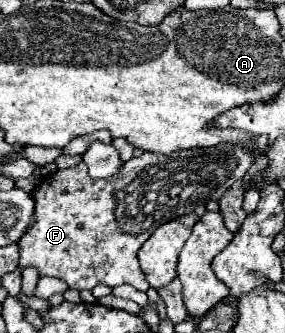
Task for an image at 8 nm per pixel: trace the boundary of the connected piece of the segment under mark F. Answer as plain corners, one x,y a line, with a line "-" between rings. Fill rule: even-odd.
224,143
218,147
198,151
174,151
174,155
158,155
146,151
142,157
134,157
128,163
124,163
118,169
118,173
114,173
110,179
90,179
84,163
78,163
76,167
70,169
58,169
56,173
42,179
38,191
34,193
36,221
32,223
30,231
26,231
26,235
18,241
20,247
18,269
36,267
40,275
60,277
62,281
68,283
70,289
76,291
94,289
100,283
108,287
128,283
140,291
148,291
150,285
146,283
144,273
136,259
136,253
142,247
142,243
162,223
192,213
198,205
206,205
208,195
210,201
218,201
234,185
234,181
246,175
246,171
254,165
256,155
258,155
256,151
246,151
246,147
234,147
234,143

